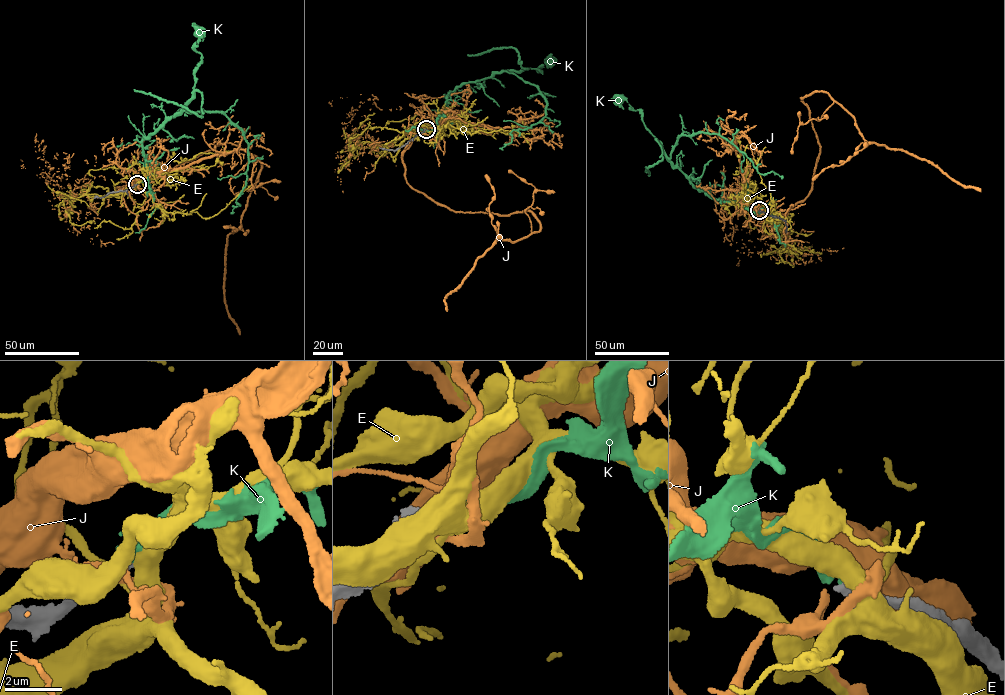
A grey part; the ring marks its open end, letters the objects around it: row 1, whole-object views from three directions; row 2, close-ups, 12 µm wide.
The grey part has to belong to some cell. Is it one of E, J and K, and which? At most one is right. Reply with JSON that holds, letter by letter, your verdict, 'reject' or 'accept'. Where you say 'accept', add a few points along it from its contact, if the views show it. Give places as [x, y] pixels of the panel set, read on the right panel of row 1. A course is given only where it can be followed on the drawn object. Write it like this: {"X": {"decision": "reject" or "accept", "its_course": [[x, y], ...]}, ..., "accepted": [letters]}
{"E": {"decision": "reject"}, "J": {"decision": "reject"}, "K": {"decision": "accept", "its_course": [[759, 210], [741, 202], [716, 200], [698, 190], [668, 158], [645, 126], [640, 110], [632, 109], [620, 99]]}, "accepted": ["K"]}

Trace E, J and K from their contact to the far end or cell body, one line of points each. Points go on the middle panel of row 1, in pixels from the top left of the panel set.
E: (427, 129), (430, 124), (439, 129), (450, 124), (471, 134), (478, 130), (513, 130), (521, 134), (531, 148)
J: (425, 130), (402, 157), (414, 189), (455, 211), (529, 211), (540, 227), (495, 241), (445, 309)
K: (426, 128), (443, 116), (446, 96), (458, 86), (504, 71), (531, 68), (542, 72), (539, 67), (549, 62)

